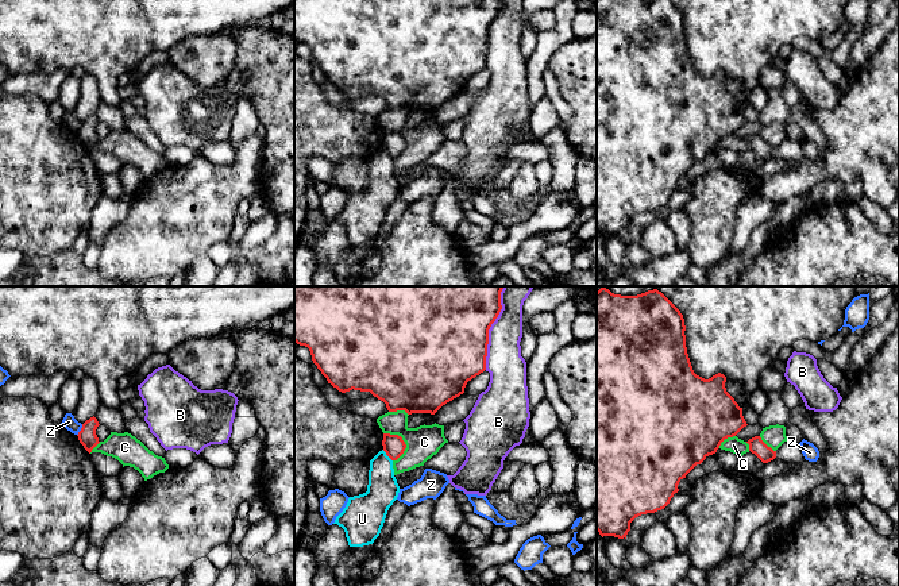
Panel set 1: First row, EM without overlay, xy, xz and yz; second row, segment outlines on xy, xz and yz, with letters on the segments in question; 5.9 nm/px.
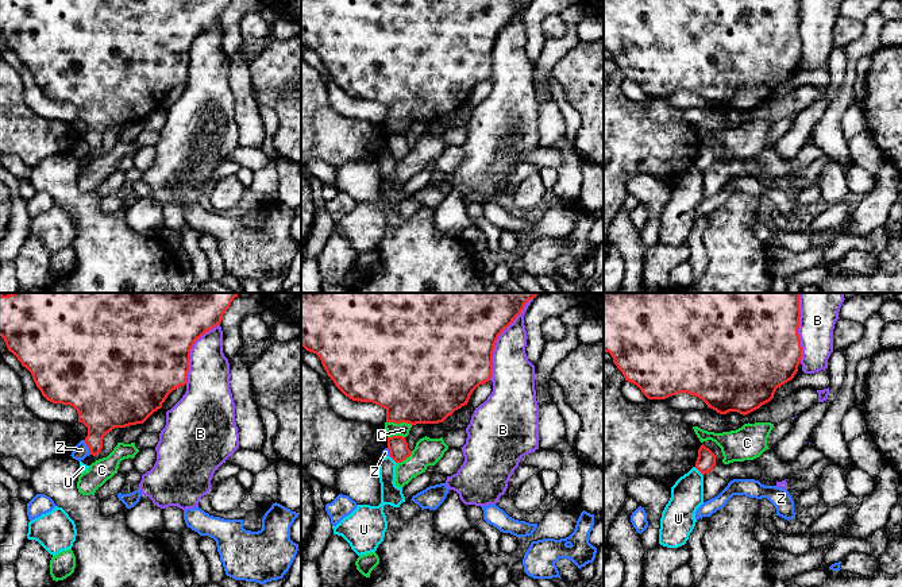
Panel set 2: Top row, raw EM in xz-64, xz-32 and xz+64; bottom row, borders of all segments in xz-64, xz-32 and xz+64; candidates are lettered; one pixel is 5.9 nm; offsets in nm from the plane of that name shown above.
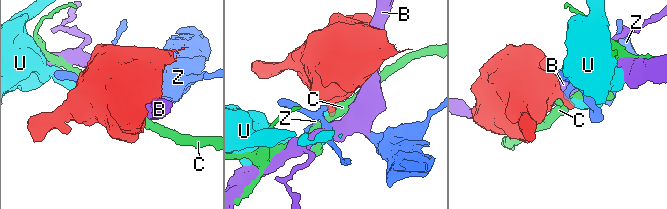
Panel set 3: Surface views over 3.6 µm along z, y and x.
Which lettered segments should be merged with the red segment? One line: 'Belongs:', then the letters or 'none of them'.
Belongs: none of them

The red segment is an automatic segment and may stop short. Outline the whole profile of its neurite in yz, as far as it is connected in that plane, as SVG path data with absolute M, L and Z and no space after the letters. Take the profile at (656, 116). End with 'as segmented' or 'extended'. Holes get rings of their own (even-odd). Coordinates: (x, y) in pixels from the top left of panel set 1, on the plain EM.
M597 0L597 228L602 235L626 236L630 220L636 215L664 207L679 189L679 180L697 162L715 151L725 136L736 134L748 123L742 105L726 89L724 72L718 70L705 77L694 70L687 51L684 28L683 12L672 0Z | as segmented

